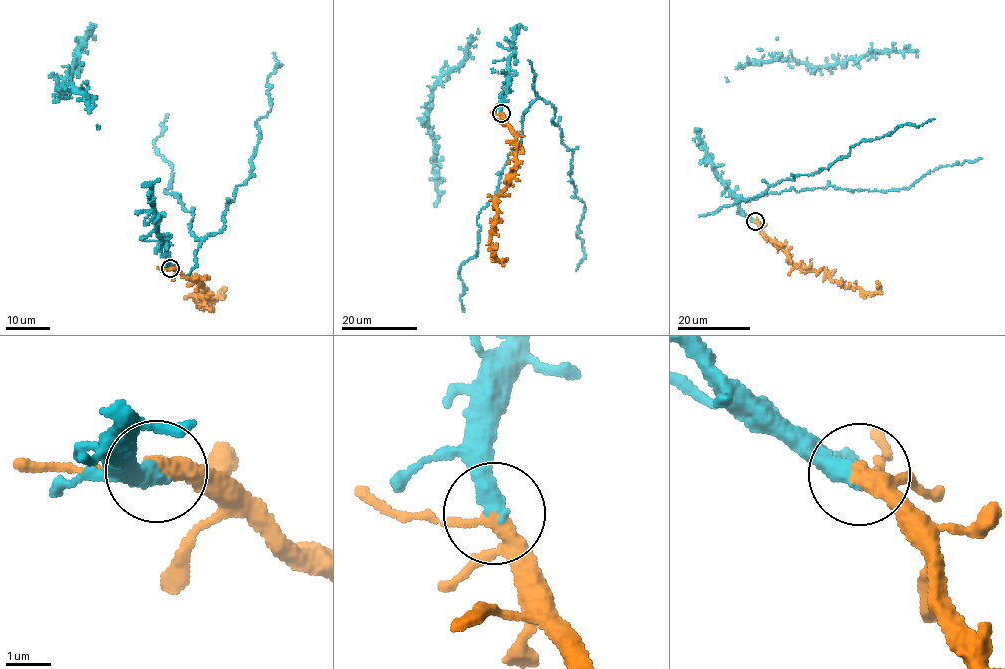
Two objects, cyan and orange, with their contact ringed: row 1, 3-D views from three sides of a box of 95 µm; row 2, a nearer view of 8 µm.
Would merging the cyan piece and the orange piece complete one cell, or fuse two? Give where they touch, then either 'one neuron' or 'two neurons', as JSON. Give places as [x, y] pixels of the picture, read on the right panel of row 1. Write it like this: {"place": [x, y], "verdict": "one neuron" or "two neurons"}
{"place": [755, 221], "verdict": "one neuron"}

